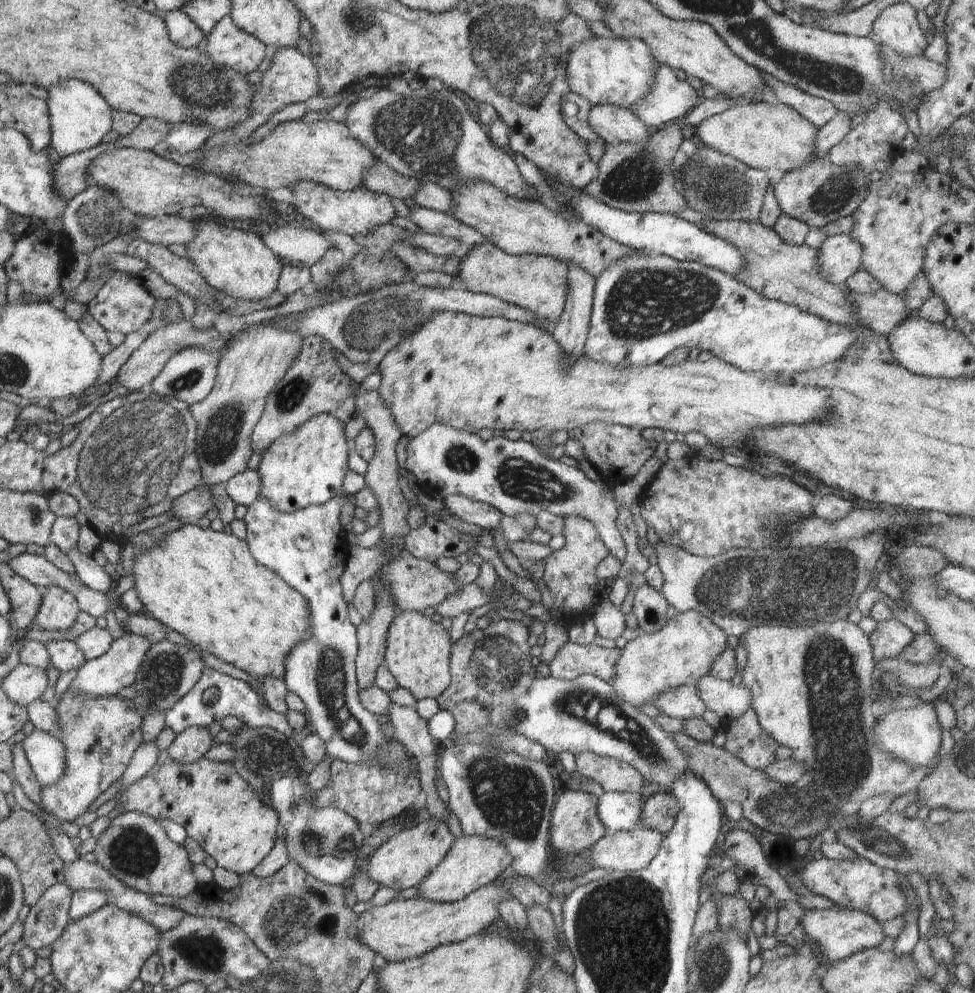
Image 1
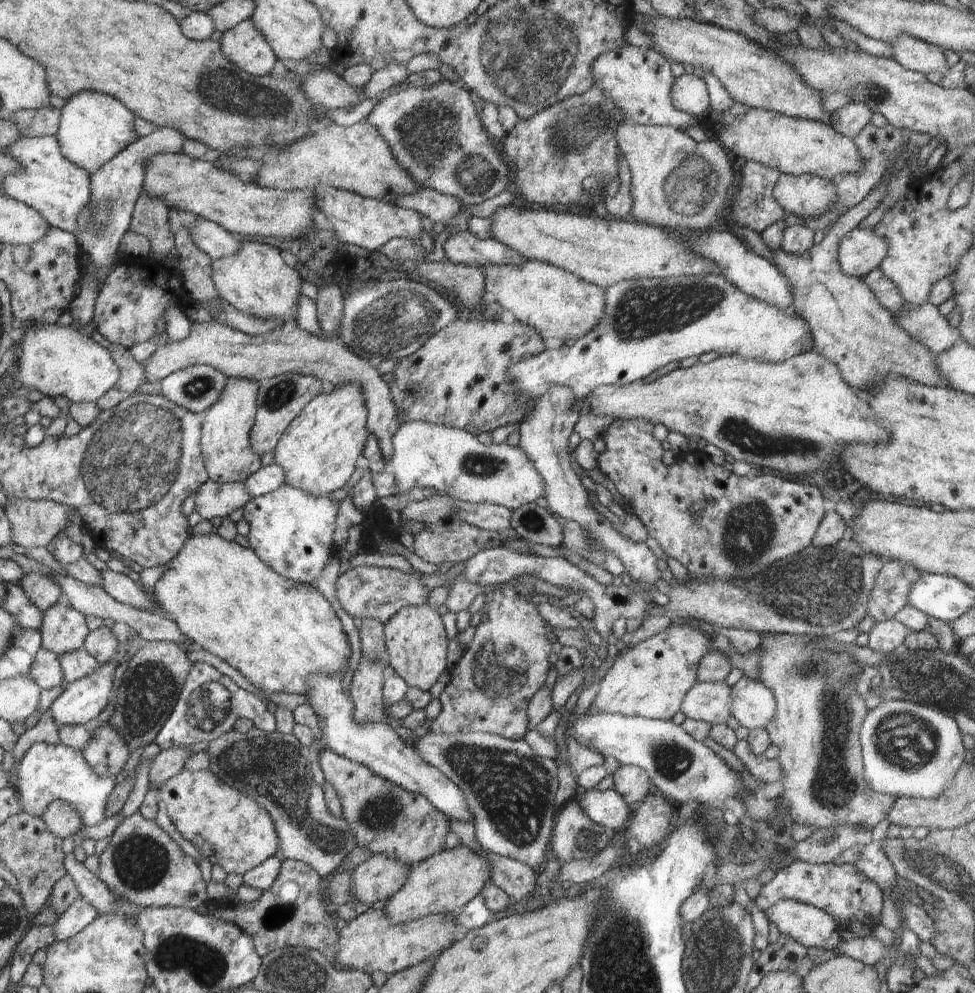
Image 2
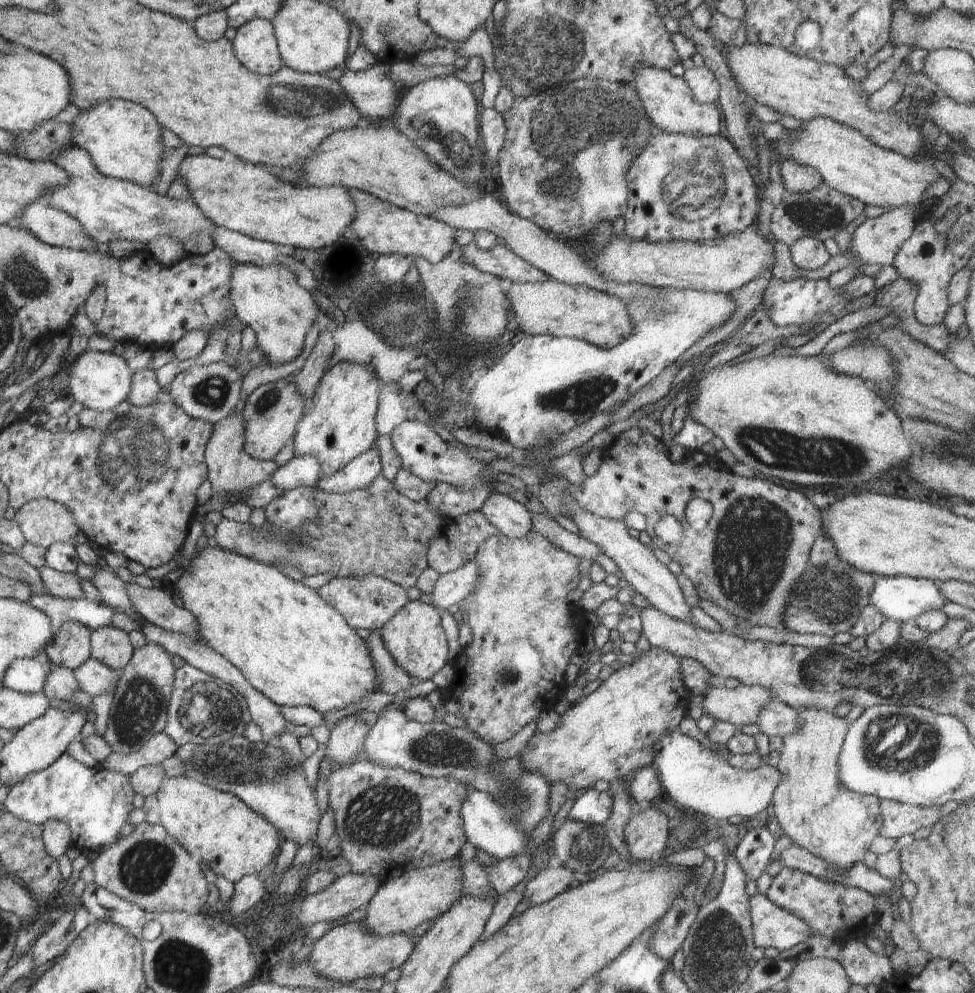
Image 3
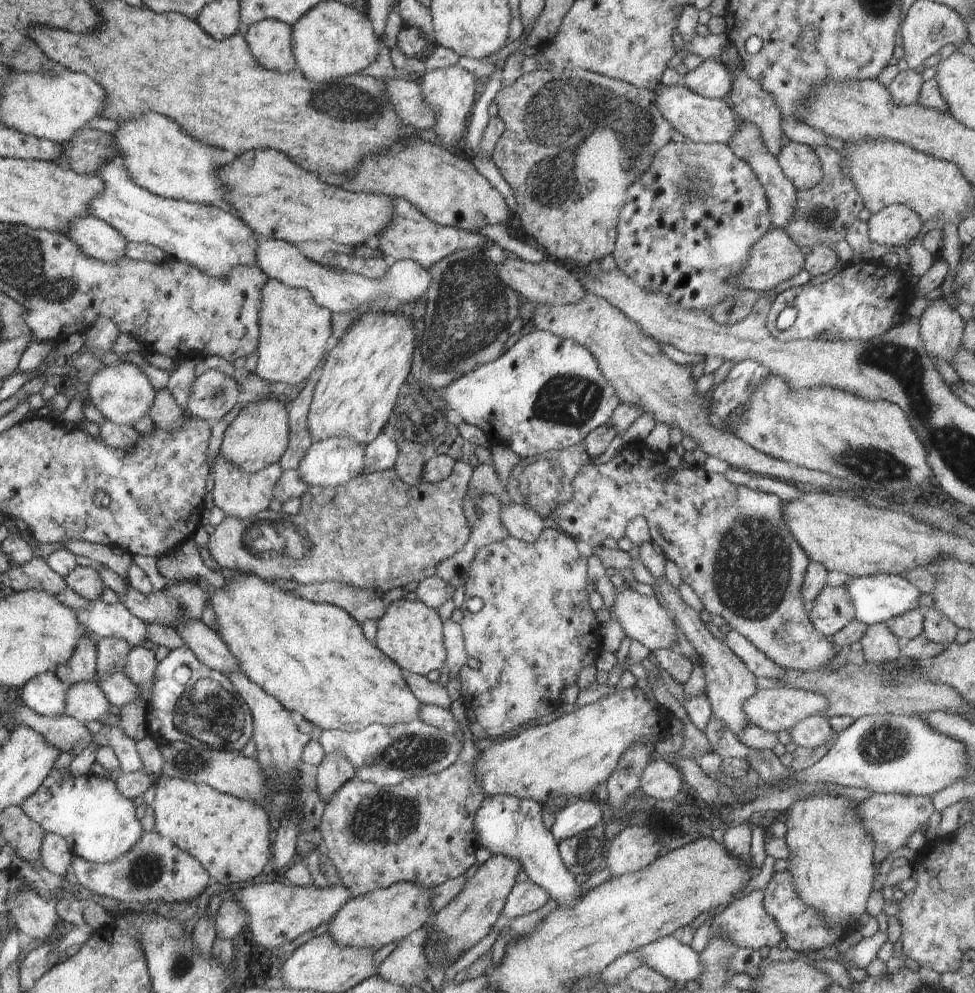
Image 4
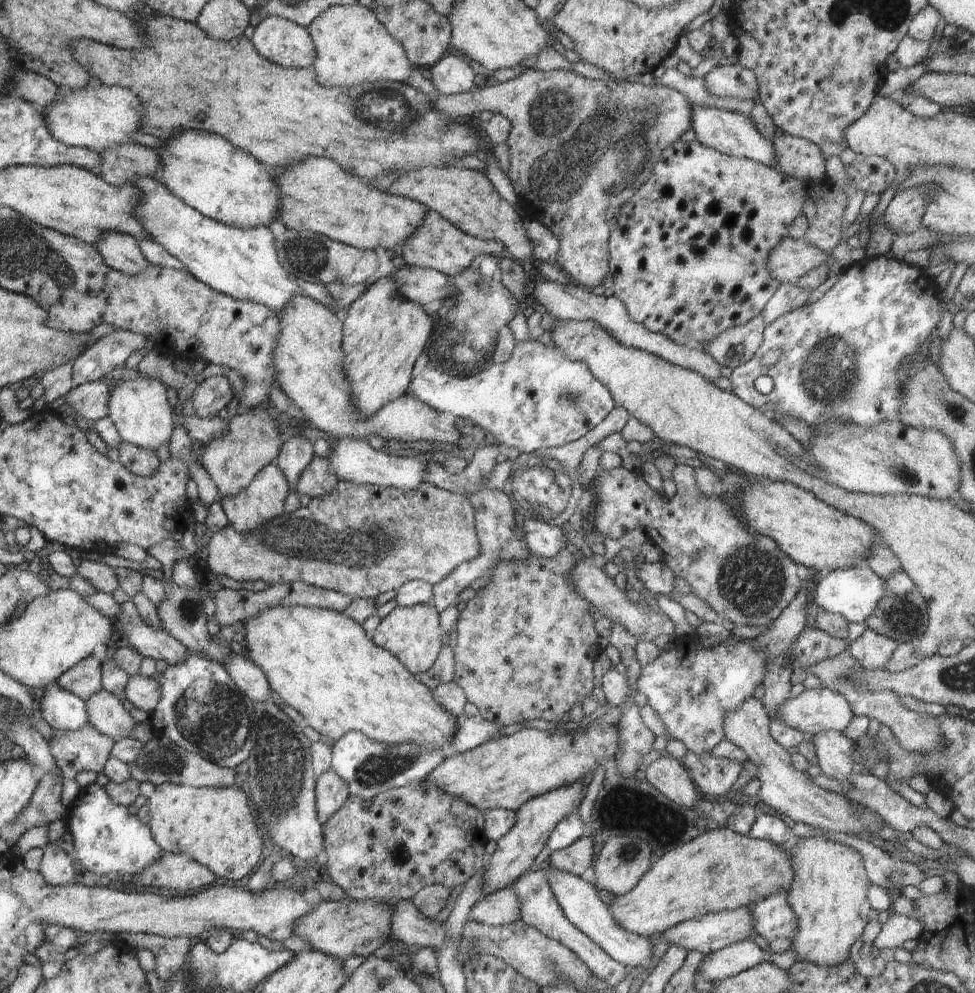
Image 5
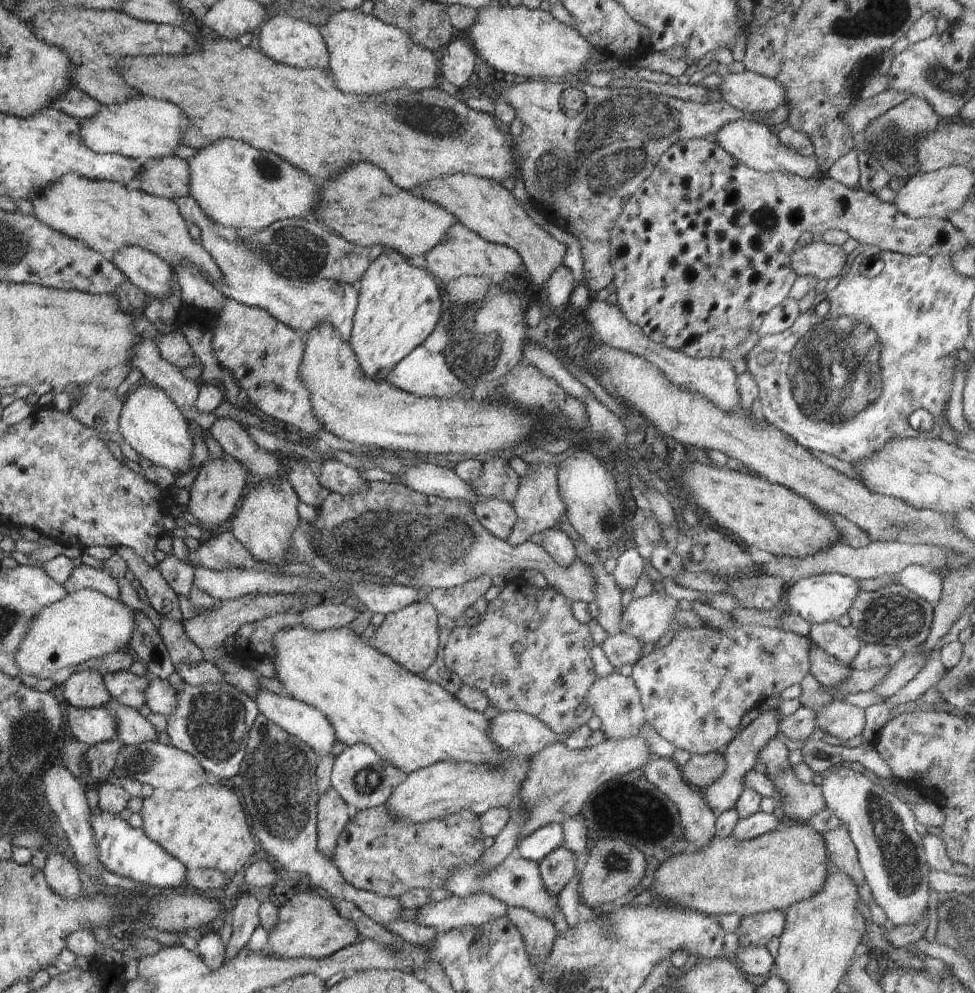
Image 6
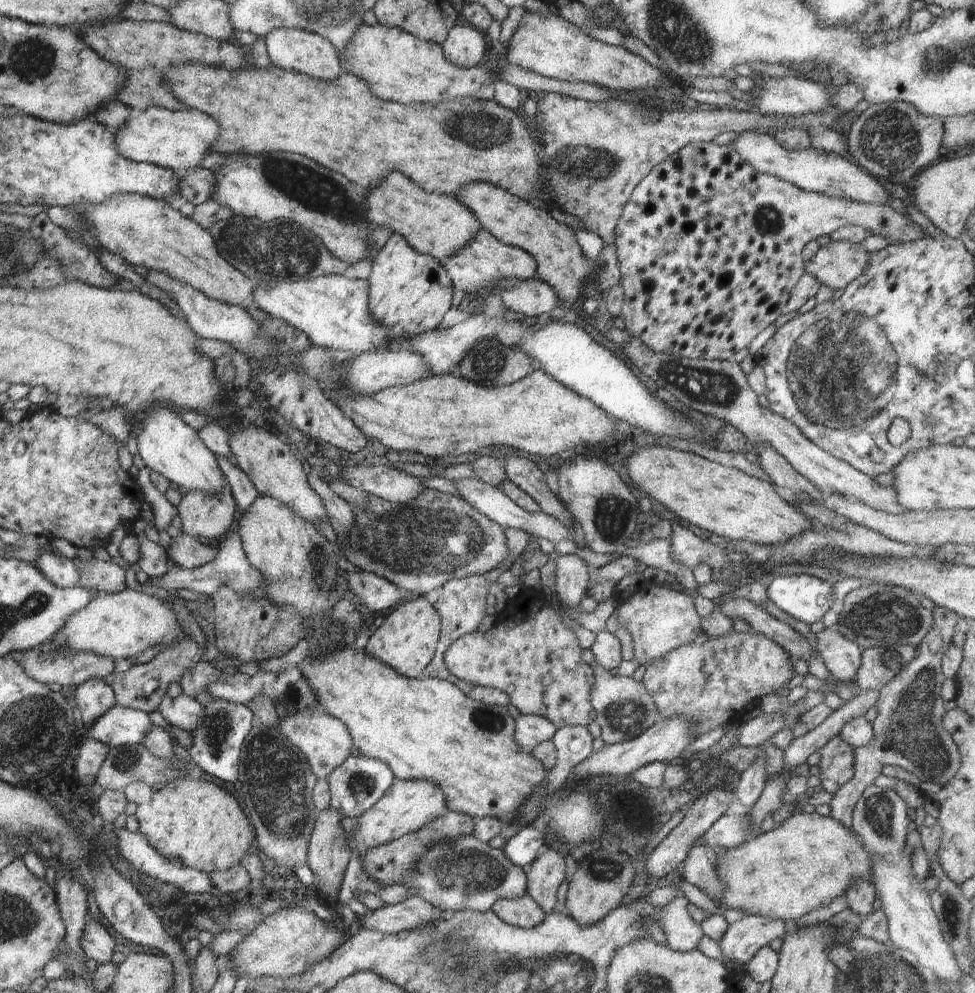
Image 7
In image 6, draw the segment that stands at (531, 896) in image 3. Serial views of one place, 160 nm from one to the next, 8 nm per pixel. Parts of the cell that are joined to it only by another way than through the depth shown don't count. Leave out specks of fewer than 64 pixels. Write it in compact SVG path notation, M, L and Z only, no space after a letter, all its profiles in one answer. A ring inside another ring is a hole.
M475 890L462 898L453 896L420 907L416 923L431 926L438 933L445 933L465 926L482 926L507 917L508 907L490 893Z

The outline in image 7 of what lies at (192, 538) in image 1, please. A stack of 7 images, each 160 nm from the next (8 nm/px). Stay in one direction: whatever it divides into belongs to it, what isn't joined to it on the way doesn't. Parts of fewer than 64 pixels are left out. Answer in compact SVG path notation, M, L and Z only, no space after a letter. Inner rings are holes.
M351 642L334 649L331 653L326 653L317 659L310 659L300 664L301 676L309 687L314 691L316 700L326 710L327 714L343 722L350 731L353 740L353 746L358 748L362 755L367 757L376 757L388 765L392 774L397 779L428 779L434 781L445 794L449 811L458 811L473 816L475 820L480 817L496 817L503 823L509 823L512 819L517 819L517 812L532 794L532 788L542 784L545 781L548 771L532 756L532 753L526 753L518 748L514 740L515 723L513 718L507 712L506 708L496 705L487 705L480 701L475 701L472 697L465 695L458 687L448 682L446 679L408 679L396 672L392 667L379 661L377 658L368 656L361 650L355 650Z

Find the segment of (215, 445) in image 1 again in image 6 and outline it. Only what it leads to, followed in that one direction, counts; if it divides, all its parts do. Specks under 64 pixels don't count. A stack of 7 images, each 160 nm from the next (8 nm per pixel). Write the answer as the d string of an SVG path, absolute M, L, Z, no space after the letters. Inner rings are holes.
M286 478L278 479L275 483L257 481L250 484L238 512L230 518L231 531L256 560L271 564L273 570L279 570L289 564L285 560L285 550L291 541L291 532L299 526L299 502L293 486Z

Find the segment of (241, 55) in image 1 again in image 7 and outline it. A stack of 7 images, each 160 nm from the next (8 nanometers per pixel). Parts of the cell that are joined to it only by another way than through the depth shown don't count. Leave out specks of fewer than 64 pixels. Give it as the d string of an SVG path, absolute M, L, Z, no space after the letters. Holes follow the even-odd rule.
M275 28L265 36L265 42L272 65L328 81L336 79L343 72L334 45L316 33L299 28Z

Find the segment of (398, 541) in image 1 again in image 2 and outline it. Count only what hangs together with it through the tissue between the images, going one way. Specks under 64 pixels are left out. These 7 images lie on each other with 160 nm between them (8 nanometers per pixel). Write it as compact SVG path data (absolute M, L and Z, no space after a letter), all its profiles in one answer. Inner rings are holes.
M214 321L191 322L189 335L181 340L169 339L163 334L159 347L152 355L140 363L145 372L145 380L162 380L177 370L194 365L213 366L227 377L250 377L255 381L278 375L298 373L319 378L330 388L357 383L361 388L367 410L366 426L378 439L383 459L390 464L394 454L392 437L401 425L395 402L392 400L389 384L382 379L376 368L368 360L359 357L346 348L340 339L321 339L300 329L297 323L286 323L281 329L266 331L261 335L249 335L222 323Z

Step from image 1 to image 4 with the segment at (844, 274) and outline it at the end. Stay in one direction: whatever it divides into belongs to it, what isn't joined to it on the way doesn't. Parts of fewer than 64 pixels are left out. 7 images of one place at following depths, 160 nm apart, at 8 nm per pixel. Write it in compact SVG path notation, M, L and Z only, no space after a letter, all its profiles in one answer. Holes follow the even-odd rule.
M890 205L867 220L869 239L884 246L907 247L922 230L920 218L906 205Z

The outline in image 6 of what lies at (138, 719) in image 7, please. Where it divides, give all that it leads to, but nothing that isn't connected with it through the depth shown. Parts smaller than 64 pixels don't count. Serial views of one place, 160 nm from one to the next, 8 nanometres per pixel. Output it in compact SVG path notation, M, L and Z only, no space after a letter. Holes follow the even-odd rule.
M70 705L64 717L70 732L89 745L95 745L115 738L117 729L113 716L104 708L83 709Z

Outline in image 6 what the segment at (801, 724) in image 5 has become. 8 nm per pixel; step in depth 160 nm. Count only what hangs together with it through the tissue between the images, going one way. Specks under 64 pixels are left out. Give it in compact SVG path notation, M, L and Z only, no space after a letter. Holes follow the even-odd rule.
M831 699L819 711L814 711L815 728L830 736L837 736L841 742L846 742L854 736L861 735L865 725L865 712L856 705Z

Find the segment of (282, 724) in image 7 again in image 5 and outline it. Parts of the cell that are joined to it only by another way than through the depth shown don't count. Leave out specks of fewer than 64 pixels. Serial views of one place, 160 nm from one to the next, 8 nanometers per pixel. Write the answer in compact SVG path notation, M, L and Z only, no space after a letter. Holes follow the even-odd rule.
M230 653L227 661L221 664L224 670L233 678L236 686L245 692L254 703L272 703L268 691L271 689L260 667L250 659Z

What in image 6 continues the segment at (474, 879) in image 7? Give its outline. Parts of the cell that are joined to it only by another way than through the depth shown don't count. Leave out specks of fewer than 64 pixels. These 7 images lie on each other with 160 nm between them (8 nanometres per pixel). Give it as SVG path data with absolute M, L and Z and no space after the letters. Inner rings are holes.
M514 853L506 857L500 866L491 871L482 873L481 869L477 868L478 865L479 860L469 869L455 869L447 881L445 889L452 892L454 897L460 898L468 896L475 890L486 891L509 906L529 910L538 918L552 921L554 911L559 908L558 899L557 896L552 896L546 890L537 862Z

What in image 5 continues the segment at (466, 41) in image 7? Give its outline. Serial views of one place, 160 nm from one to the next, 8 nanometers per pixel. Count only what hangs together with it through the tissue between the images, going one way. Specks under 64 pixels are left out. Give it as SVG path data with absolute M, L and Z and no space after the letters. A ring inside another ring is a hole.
M450 51L437 64L425 71L432 86L442 95L468 93L474 88L474 72L466 57Z

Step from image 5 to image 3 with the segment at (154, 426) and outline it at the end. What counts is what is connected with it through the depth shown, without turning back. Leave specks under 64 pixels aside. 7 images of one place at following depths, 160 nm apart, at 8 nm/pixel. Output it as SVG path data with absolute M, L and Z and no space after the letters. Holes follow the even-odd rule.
M86 349L81 355L74 357L67 366L66 393L71 394L74 402L95 411L114 411L118 415L129 415L132 404L127 402L131 389L132 371L120 355L95 349Z

